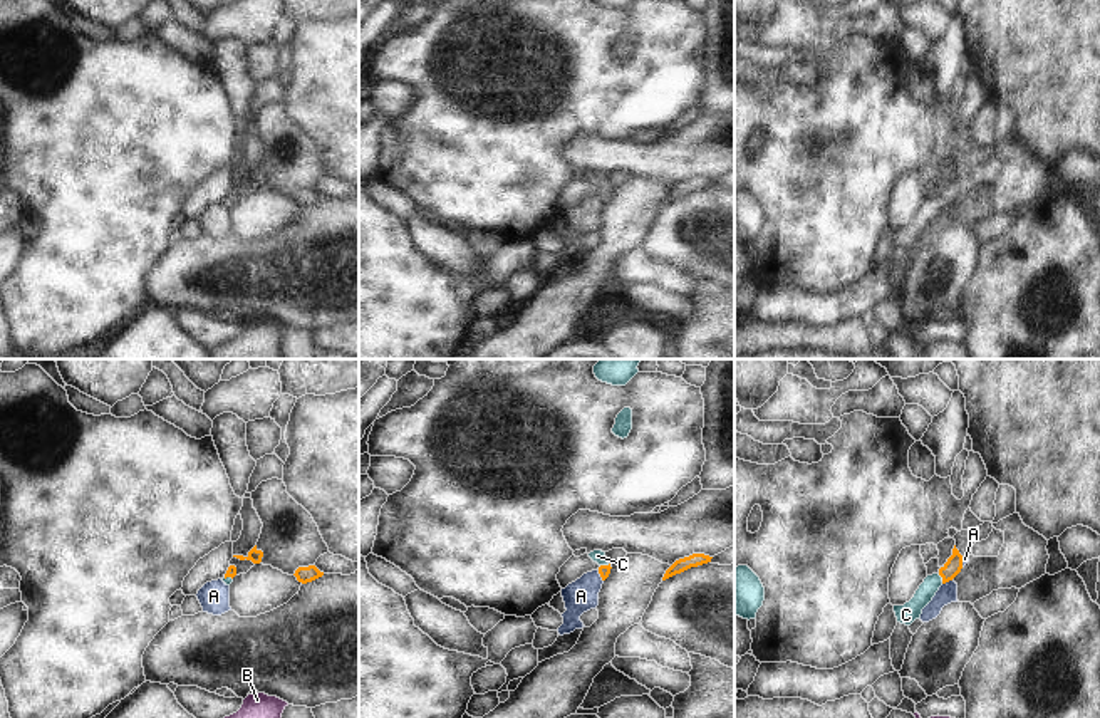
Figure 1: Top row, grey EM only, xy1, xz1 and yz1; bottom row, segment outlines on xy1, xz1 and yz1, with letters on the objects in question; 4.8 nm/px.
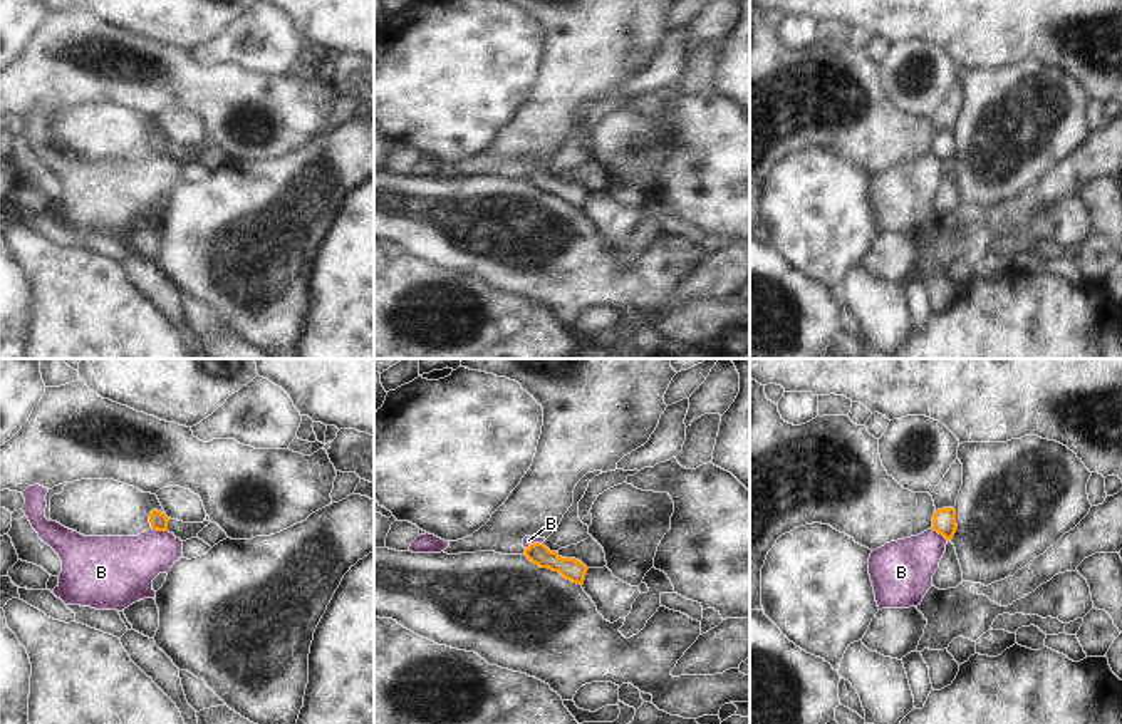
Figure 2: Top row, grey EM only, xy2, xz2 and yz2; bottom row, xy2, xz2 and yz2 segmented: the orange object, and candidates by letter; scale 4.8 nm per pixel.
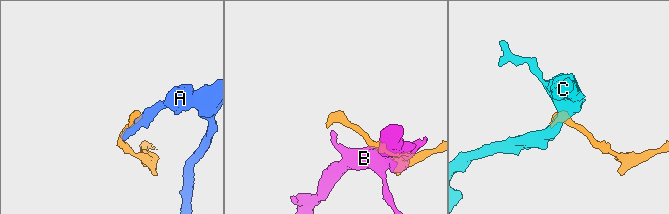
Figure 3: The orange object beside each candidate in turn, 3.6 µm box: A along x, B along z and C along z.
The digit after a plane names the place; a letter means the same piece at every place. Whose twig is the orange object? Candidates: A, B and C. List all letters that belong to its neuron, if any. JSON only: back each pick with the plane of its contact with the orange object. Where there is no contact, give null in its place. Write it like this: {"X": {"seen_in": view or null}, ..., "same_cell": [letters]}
{"C": {"seen_in": "yz1"}, "same_cell": ["C"]}

